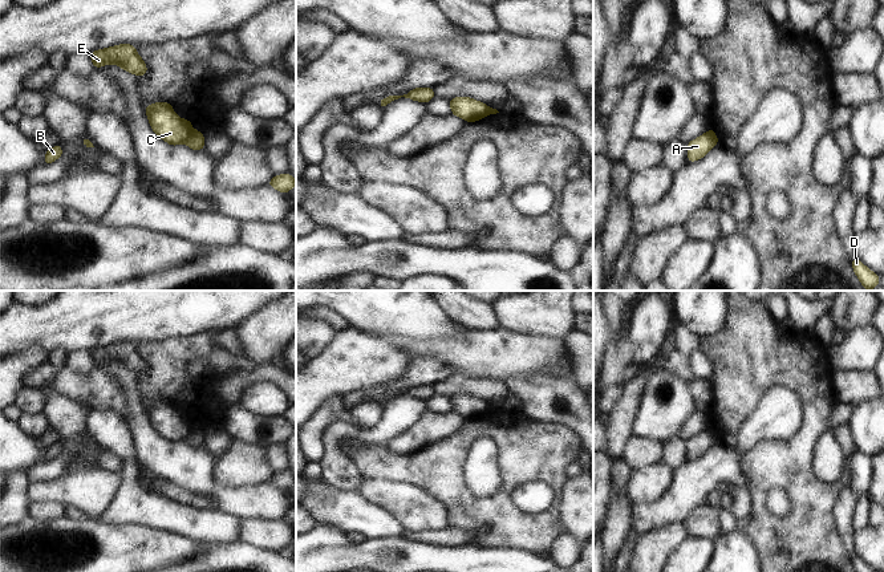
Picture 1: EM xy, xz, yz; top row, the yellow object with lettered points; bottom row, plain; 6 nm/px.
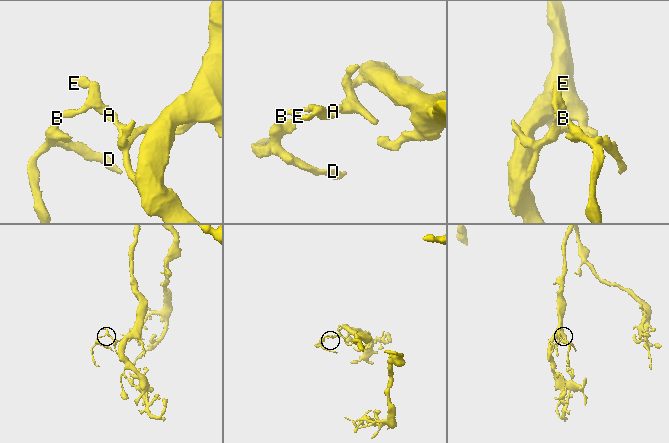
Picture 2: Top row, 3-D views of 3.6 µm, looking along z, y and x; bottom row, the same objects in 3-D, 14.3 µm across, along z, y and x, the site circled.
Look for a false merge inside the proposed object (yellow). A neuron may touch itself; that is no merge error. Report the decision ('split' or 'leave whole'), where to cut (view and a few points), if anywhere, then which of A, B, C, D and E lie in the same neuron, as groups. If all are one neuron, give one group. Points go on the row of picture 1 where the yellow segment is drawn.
split | xy (193, 130), (183, 141) | A / B C D E

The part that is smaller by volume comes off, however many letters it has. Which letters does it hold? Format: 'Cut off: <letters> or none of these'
Cut off: B, C, D, E

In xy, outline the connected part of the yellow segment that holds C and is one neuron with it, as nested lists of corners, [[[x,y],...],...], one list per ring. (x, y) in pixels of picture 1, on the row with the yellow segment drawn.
[[[155,102],[145,110],[154,133],[171,146],[183,143],[192,131],[191,121],[177,117],[169,102]]]

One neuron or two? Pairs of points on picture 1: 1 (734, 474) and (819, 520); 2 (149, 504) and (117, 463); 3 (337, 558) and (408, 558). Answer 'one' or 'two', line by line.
1: two
2: two
3: one

